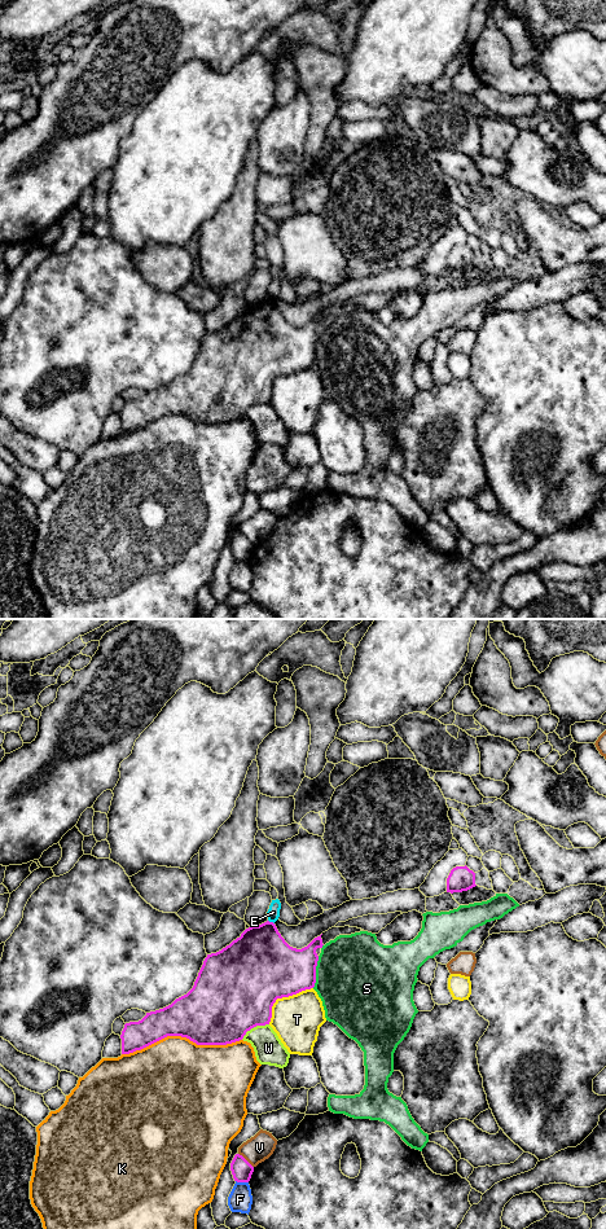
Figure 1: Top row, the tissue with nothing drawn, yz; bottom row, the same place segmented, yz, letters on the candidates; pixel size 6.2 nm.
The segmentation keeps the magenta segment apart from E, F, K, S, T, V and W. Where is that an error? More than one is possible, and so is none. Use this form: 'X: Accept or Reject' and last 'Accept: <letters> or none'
E: Reject
F: Reject
K: Reject
S: Reject
T: Reject
V: Reject
W: Reject
Accept: none

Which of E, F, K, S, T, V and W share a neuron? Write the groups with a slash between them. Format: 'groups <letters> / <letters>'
groups E / F / K / S / T / V / W

